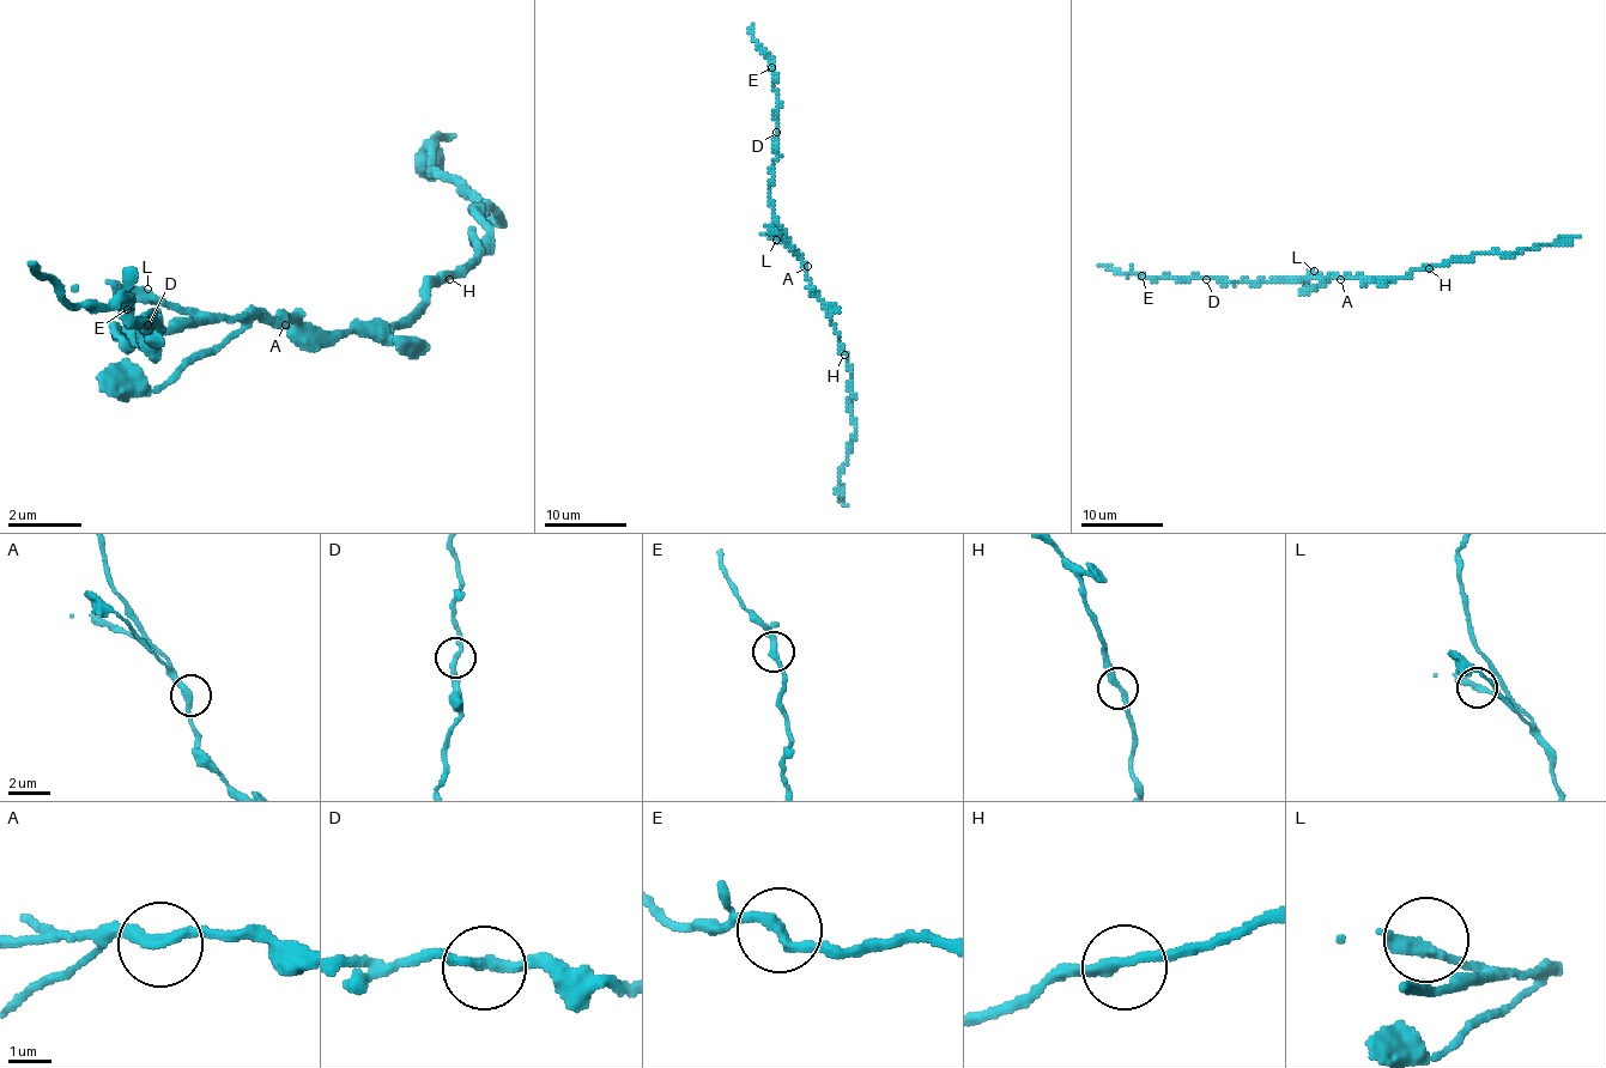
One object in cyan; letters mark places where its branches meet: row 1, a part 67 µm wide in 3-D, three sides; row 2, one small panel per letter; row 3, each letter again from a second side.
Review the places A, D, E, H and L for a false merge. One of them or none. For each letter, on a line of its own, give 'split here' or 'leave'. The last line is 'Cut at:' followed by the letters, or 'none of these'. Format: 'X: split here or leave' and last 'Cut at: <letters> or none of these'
A: leave
D: leave
E: leave
H: leave
L: leave
Cut at: none of these

